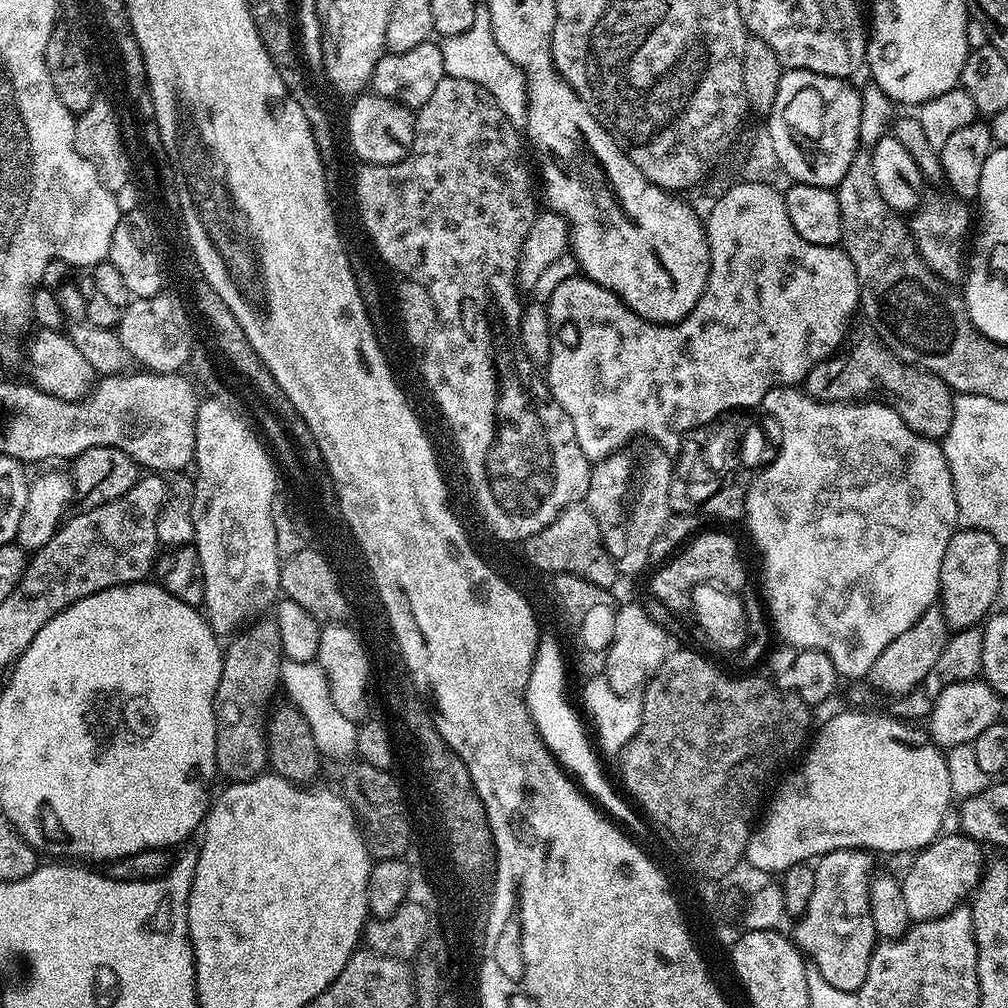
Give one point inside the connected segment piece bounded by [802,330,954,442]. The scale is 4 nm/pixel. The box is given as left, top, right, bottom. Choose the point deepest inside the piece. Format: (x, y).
(863, 369)

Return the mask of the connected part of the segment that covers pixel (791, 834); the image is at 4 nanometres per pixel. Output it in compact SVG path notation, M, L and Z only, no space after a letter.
M847 710L840 712L837 716L832 716L820 728L820 733L811 741L807 749L808 757L804 760L804 765L785 782L780 788L780 793L772 800L772 805L768 808L768 813L759 821L758 827L753 831L748 845L744 851L744 860L752 868L757 868L760 872L776 872L783 874L790 866L795 864L806 864L815 861L817 858L824 856L827 852L842 850L843 848L862 848L873 854L879 852L908 852L915 854L921 848L931 844L937 836L941 835L944 824L944 815L948 812L948 803L954 800L951 790L950 770L947 768L948 757L942 751L940 745L932 741L931 736L923 727L909 722L901 717L891 714L879 716L876 712L869 710Z

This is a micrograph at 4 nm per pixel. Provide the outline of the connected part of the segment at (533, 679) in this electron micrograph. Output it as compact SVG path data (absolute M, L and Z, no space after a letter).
M543 631L535 650L534 666L526 686L526 702L532 715L532 721L539 730L543 742L551 749L553 756L573 779L581 786L589 799L615 823L622 825L629 833L641 838L646 832L647 823L639 811L604 776L597 749L586 734L586 730L566 698L566 664L557 636Z

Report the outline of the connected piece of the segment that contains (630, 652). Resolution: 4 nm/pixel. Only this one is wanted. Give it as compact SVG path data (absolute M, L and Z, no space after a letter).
M622 603L616 608L614 636L606 655L603 657L604 671L609 684L619 693L632 694L643 689L655 677L658 666L668 657L668 632L652 621L652 616L640 604Z

